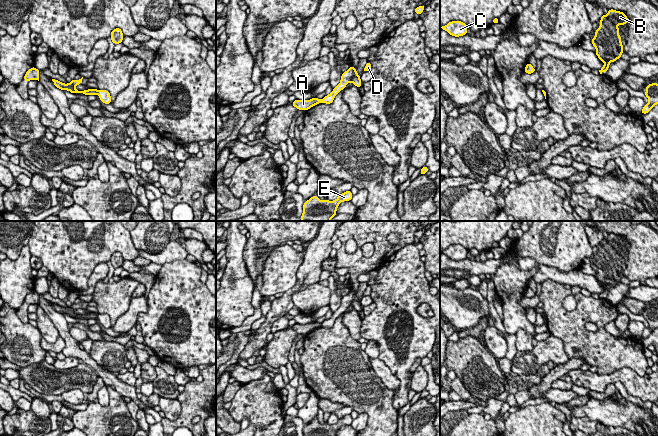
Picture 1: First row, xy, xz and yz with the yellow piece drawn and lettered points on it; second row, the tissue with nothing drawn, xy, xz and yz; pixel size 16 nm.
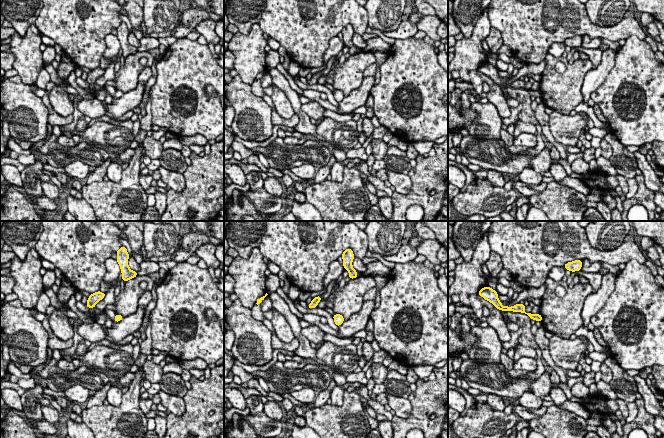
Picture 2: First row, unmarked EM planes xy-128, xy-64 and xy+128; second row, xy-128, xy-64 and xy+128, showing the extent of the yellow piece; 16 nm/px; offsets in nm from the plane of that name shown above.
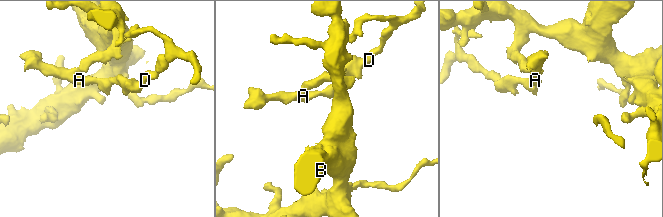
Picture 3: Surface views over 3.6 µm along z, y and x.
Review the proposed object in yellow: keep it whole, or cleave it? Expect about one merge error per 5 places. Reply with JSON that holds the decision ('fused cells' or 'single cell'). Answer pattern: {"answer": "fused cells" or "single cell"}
{"answer": "fused cells"}

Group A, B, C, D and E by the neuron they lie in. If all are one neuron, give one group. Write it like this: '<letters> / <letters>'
A B C E / D

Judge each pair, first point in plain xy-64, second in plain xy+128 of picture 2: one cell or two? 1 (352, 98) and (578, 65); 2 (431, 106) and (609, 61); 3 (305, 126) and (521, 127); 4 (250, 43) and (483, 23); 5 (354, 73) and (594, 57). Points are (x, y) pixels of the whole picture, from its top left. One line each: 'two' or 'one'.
1: two
2: two
3: one
4: one
5: two

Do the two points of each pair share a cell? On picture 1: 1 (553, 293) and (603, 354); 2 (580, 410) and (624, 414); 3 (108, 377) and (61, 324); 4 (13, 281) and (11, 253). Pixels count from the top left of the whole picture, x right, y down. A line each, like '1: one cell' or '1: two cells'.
1: one cell
2: one cell
3: one cell
4: two cells

